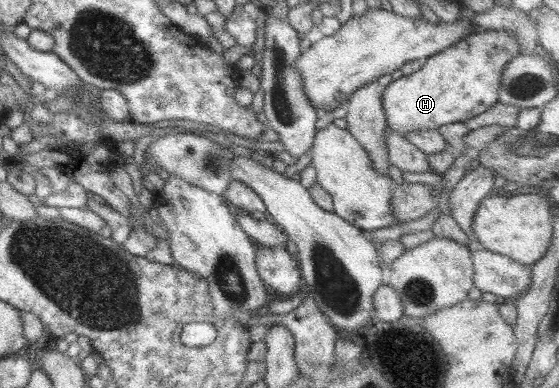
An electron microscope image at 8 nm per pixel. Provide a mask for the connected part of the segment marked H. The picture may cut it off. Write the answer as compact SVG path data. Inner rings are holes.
M486 31L467 34L465 40L458 40L456 44L422 61L422 67L411 75L406 75L391 81L381 94L382 113L387 127L404 137L411 131L436 130L442 125L462 123L486 111L497 101L500 89L500 73L508 61L518 54L516 38L508 31Z

